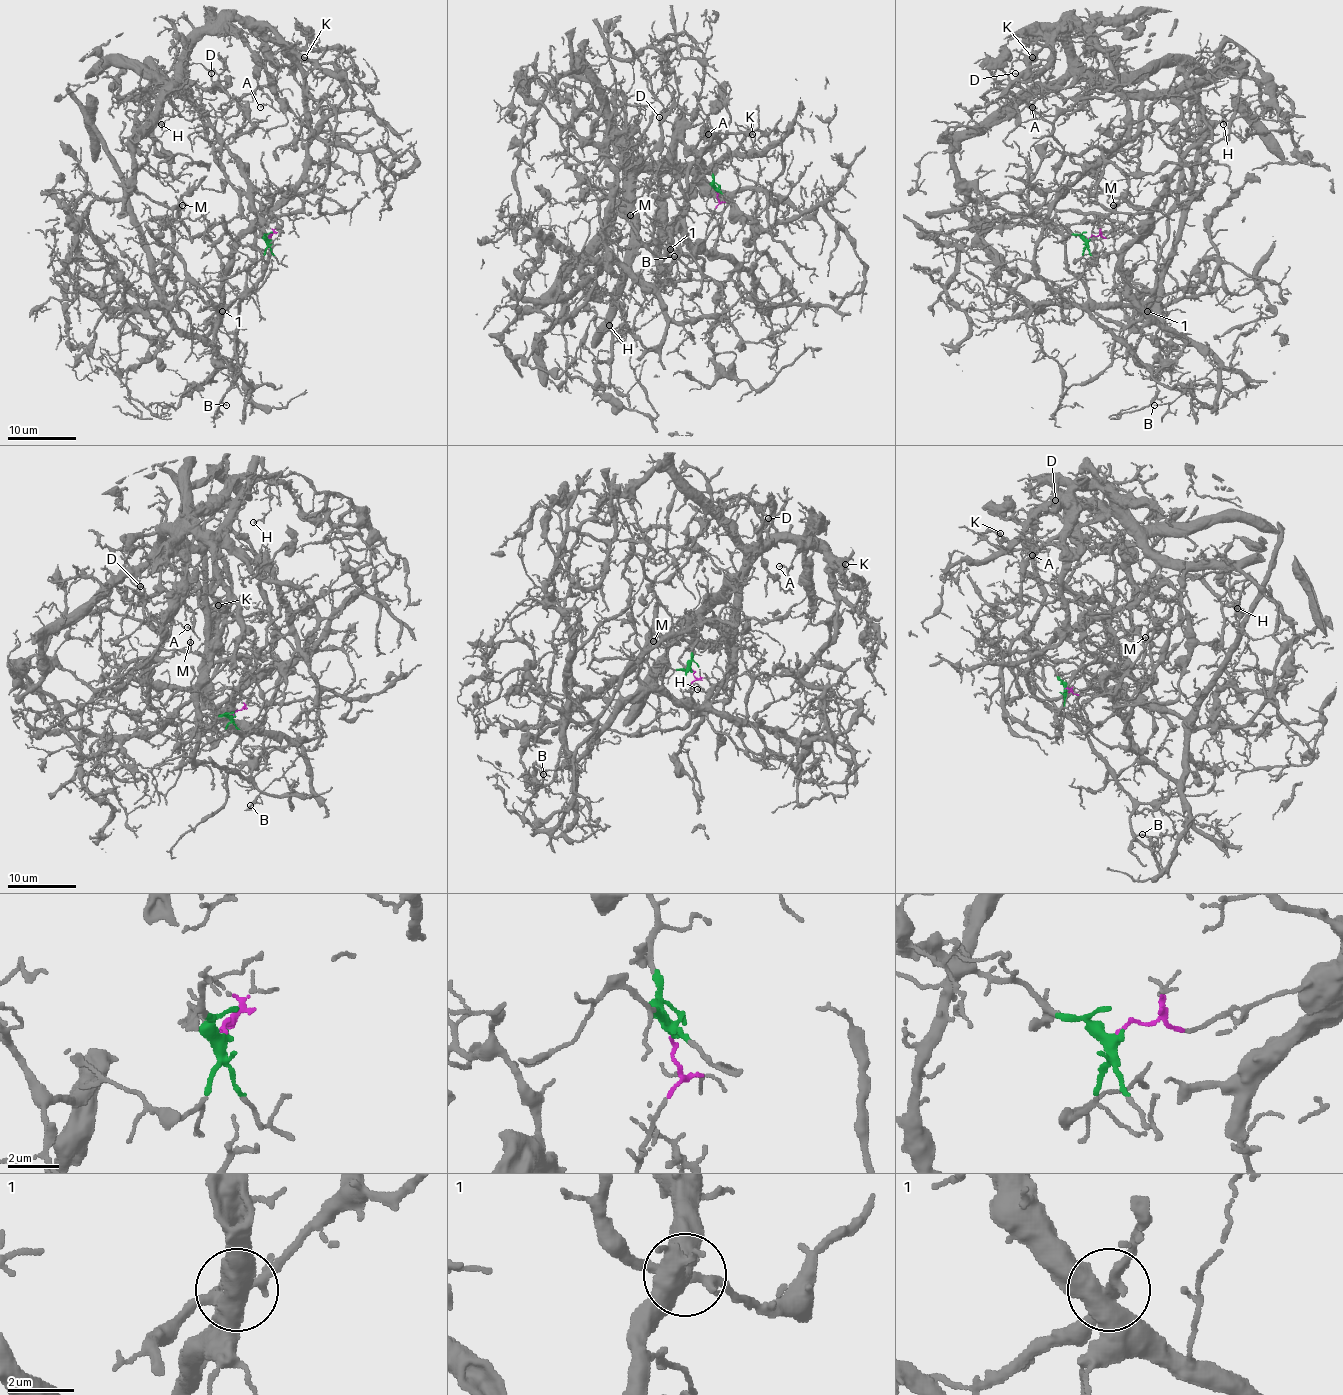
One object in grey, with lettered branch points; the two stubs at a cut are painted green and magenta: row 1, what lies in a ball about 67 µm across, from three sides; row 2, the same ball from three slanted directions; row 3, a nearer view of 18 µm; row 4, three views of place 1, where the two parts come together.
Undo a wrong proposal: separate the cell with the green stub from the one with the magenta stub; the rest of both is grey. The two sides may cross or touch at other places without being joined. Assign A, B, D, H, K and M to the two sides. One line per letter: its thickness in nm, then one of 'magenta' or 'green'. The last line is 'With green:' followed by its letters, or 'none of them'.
A: calibre 130 nm; green
B: calibre 140 nm; magenta
D: calibre 140 nm; green
H: calibre 160 nm; green
K: calibre 120 nm; green
M: calibre 140 nm; green
With green: A, D, H, K, M

